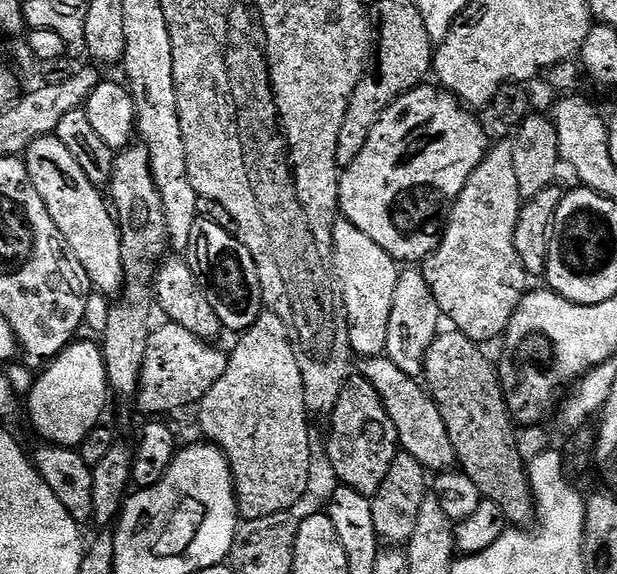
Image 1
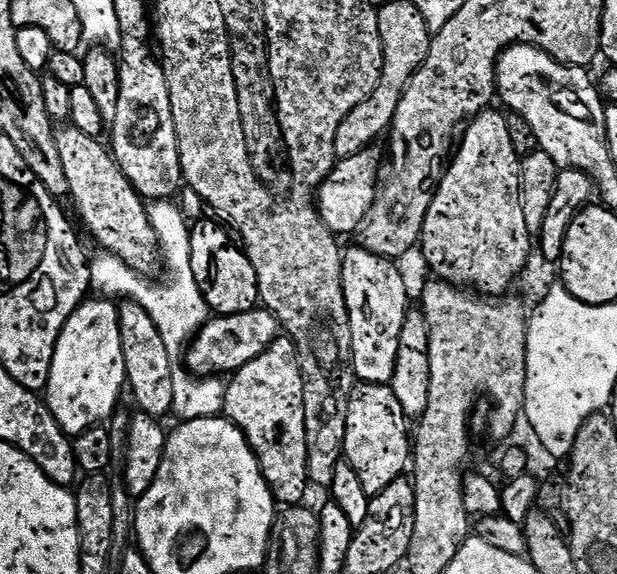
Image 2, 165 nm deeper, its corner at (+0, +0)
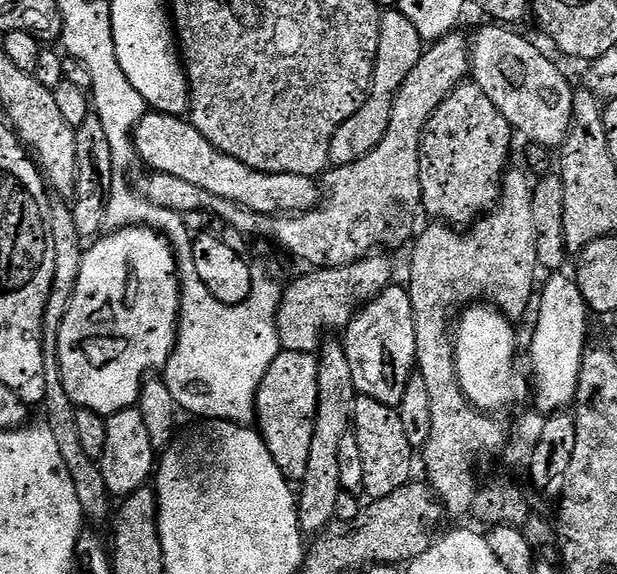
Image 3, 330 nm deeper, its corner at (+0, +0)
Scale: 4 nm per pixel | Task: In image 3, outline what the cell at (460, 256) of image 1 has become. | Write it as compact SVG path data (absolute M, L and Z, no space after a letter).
M465 82L459 84L451 94L440 103L438 110L434 110L434 114L426 122L424 133L420 139L420 203L423 211L432 215L431 219L436 222L443 222L449 226L471 226L480 219L482 214L487 214L496 207L496 202L500 198L500 190L502 187L502 177L509 171L508 155L512 152L512 136L514 137L514 129L509 124L508 119L498 110L498 106L494 106L494 102L490 102L490 98L486 98L486 94L475 84L475 82Z

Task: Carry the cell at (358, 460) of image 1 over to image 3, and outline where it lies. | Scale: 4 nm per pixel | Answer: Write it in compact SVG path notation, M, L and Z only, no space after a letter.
M357 395L352 405L352 424L354 436L356 432L356 448L360 451L360 464L364 478L364 492L372 500L380 500L383 496L394 494L402 485L409 483L412 476L412 456L414 449L406 442L406 434L402 430L402 418L396 408L386 406L382 402L374 402L374 398Z

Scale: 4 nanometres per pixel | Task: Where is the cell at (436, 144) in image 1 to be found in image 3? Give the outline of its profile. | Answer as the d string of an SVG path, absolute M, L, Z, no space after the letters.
M149 110L133 130L132 141L139 163L148 167L145 169L174 174L174 178L182 178L182 182L190 182L218 198L240 204L251 212L267 216L309 212L322 199L321 185L313 177L254 170L206 142L206 138L202 138L202 134L198 134L196 127L184 116Z

